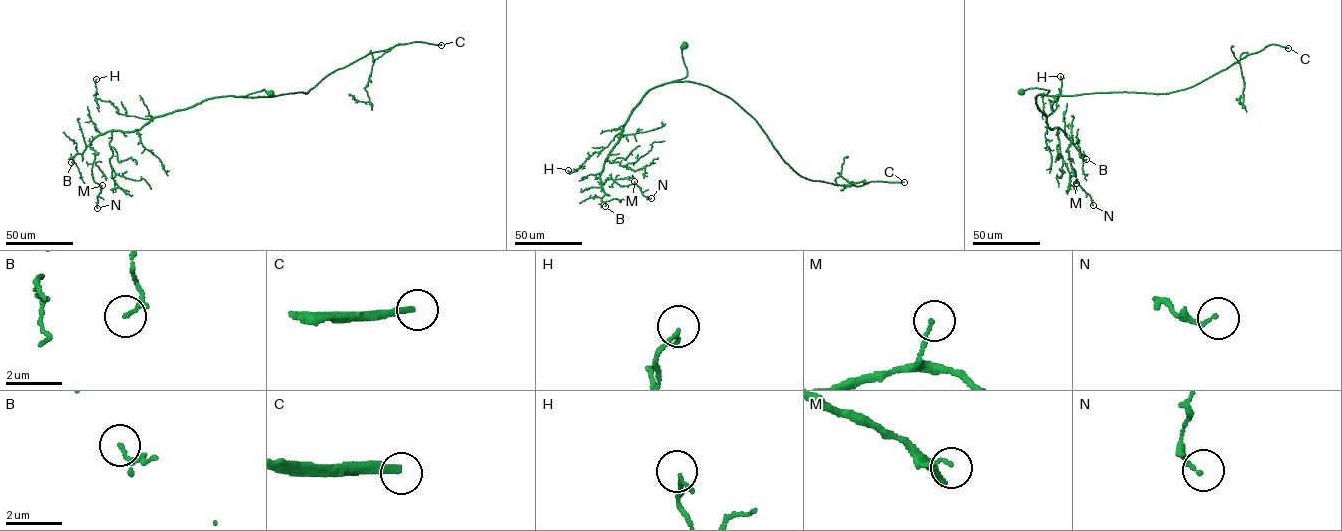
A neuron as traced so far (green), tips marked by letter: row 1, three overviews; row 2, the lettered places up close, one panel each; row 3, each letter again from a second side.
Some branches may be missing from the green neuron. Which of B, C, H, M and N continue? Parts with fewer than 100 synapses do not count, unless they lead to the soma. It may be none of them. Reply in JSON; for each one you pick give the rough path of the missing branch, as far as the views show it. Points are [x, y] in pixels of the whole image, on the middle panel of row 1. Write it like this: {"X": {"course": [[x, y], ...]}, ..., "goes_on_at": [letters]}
{"goes_on_at": ["C"]}

